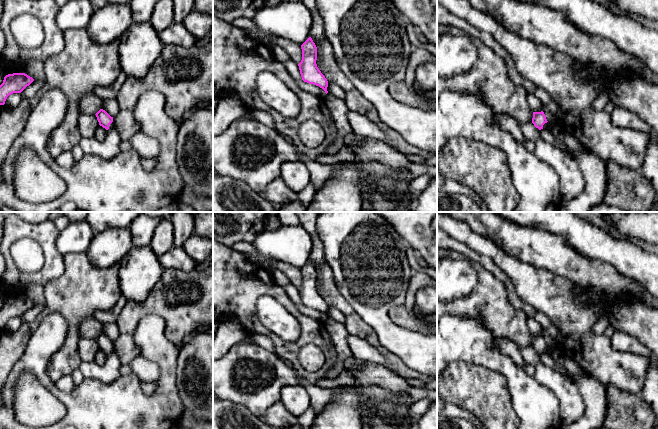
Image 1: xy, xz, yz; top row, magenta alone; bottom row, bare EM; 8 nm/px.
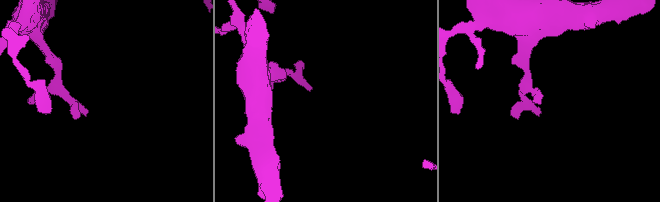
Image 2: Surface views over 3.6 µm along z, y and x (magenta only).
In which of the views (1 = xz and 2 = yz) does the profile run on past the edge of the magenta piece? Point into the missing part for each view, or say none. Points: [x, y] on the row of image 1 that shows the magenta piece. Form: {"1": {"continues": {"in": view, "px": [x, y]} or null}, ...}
{"1": {"continues": null}, "2": {"continues": {"in": "yz", "px": [593, 168]}}}

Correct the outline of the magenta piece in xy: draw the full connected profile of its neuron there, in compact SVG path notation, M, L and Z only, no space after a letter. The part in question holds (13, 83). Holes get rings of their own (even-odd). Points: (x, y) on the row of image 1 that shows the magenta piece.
M13 73L4 77L0 85L0 105L4 105L7 97L13 93L21 93L34 79L25 73Z

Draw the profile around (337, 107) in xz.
M326 94L324 100L337 129L337 137L329 146L326 155L335 155L346 146L345 138L353 131L348 120L349 108L345 101L337 98L335 95Z

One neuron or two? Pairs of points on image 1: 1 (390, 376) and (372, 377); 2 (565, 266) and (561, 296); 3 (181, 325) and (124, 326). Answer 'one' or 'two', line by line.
1: one
2: two
3: one

